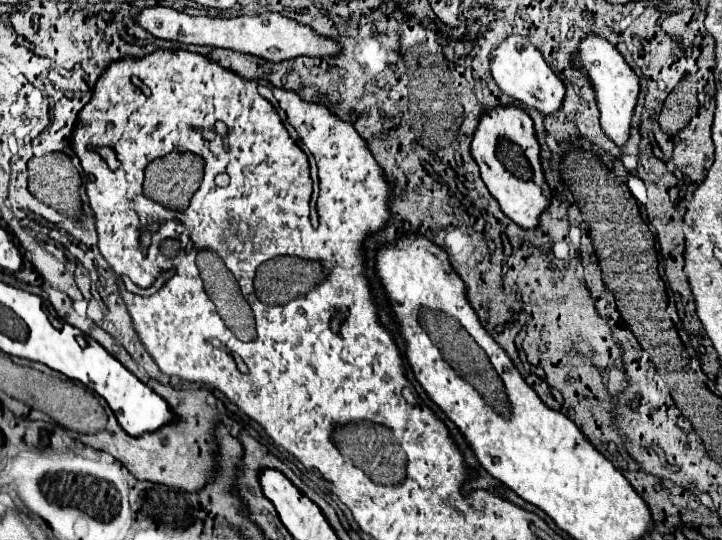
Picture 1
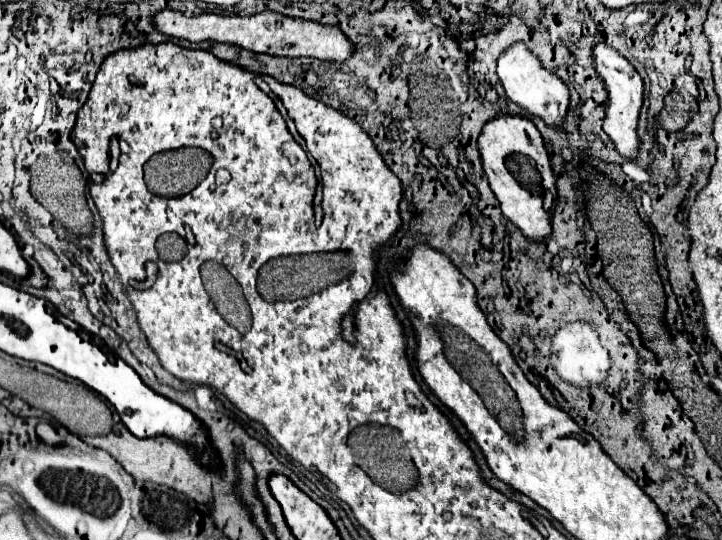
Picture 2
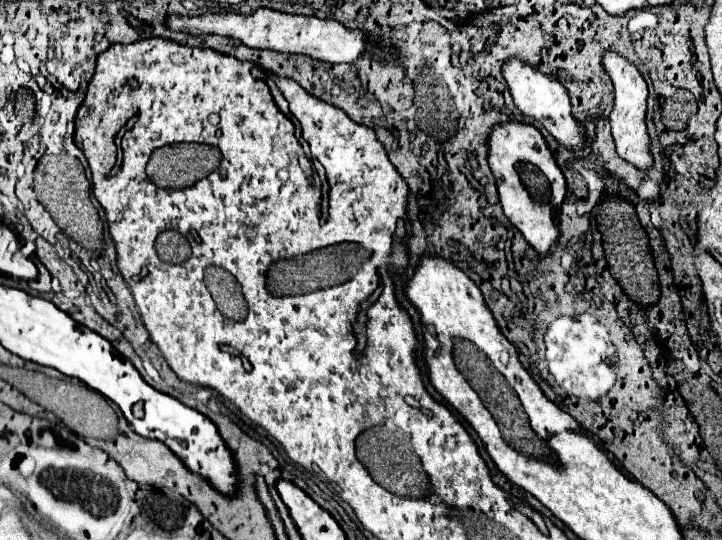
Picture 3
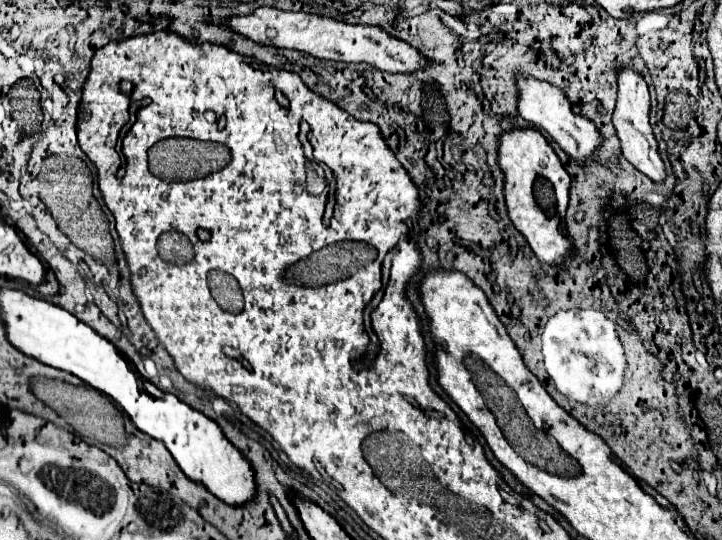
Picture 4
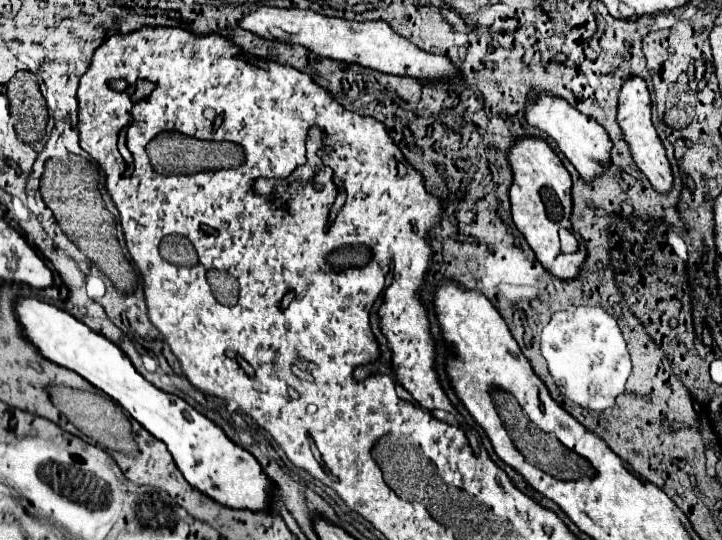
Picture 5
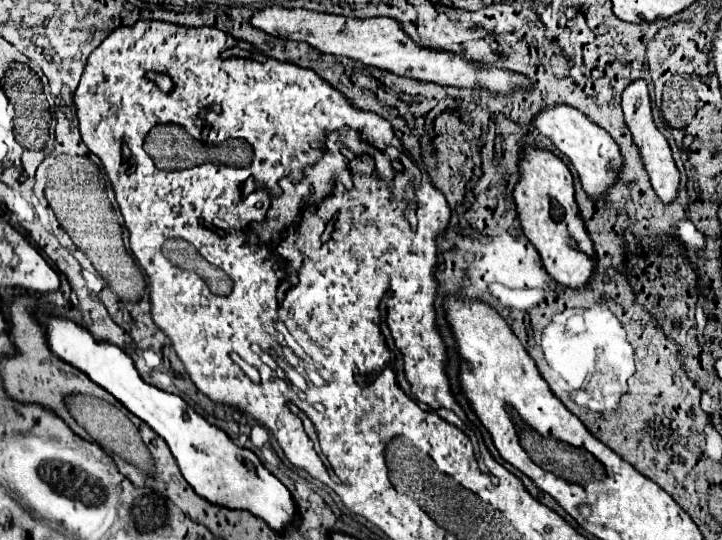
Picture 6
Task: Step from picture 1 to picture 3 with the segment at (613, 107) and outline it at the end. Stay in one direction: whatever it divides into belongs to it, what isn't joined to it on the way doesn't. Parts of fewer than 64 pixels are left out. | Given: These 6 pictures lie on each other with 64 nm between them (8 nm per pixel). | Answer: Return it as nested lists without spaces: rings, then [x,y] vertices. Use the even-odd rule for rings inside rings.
[[[604,52],[602,54],[602,66],[614,84],[614,110],[610,112],[610,128],[612,128],[612,138],[616,142],[616,152],[626,162],[634,164],[638,170],[644,172],[646,168],[652,166],[650,138],[646,134],[646,122],[644,122],[648,86],[646,86],[642,74],[638,72],[638,68],[616,52]]]

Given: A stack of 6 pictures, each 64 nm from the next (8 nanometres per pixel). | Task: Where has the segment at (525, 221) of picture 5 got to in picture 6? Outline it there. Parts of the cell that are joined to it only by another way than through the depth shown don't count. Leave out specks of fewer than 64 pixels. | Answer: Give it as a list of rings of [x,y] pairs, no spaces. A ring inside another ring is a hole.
[[[524,148],[520,152],[520,180],[514,186],[514,202],[518,220],[524,236],[540,252],[546,272],[560,284],[568,288],[582,288],[586,280],[592,278],[594,268],[594,246],[588,238],[584,222],[578,216],[578,206],[574,200],[572,174],[568,166],[548,150]],[[568,238],[578,240],[580,250],[568,246]]]

